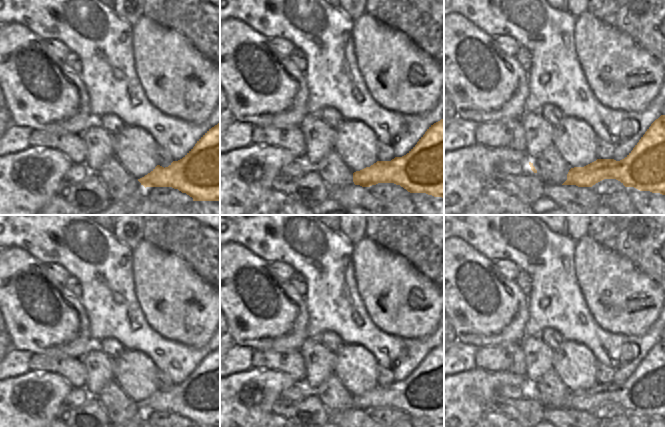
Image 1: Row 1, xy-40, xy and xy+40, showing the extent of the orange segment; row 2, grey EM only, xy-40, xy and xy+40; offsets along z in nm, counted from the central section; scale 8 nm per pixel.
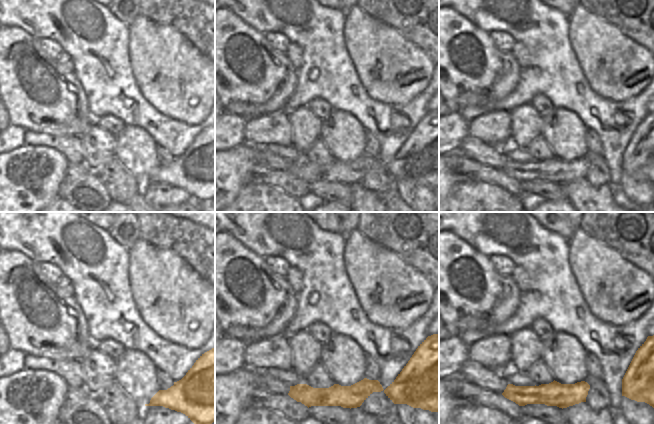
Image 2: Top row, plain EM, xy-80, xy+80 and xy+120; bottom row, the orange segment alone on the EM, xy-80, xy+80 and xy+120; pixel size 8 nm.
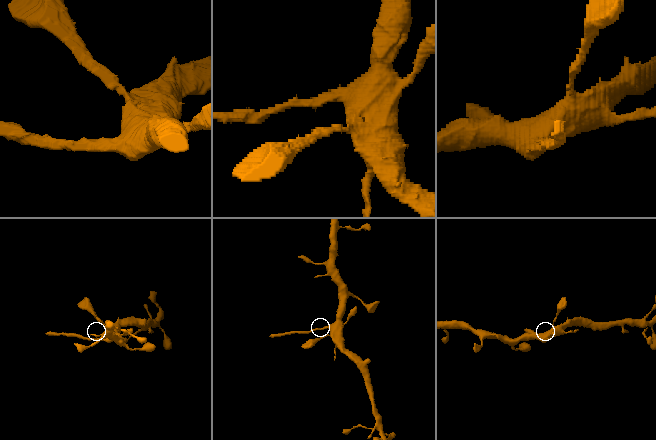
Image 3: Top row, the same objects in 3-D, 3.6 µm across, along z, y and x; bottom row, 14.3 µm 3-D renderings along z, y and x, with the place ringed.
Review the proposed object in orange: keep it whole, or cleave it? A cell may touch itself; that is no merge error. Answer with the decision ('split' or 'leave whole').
split

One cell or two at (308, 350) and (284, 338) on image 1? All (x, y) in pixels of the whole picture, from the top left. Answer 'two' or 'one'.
two

